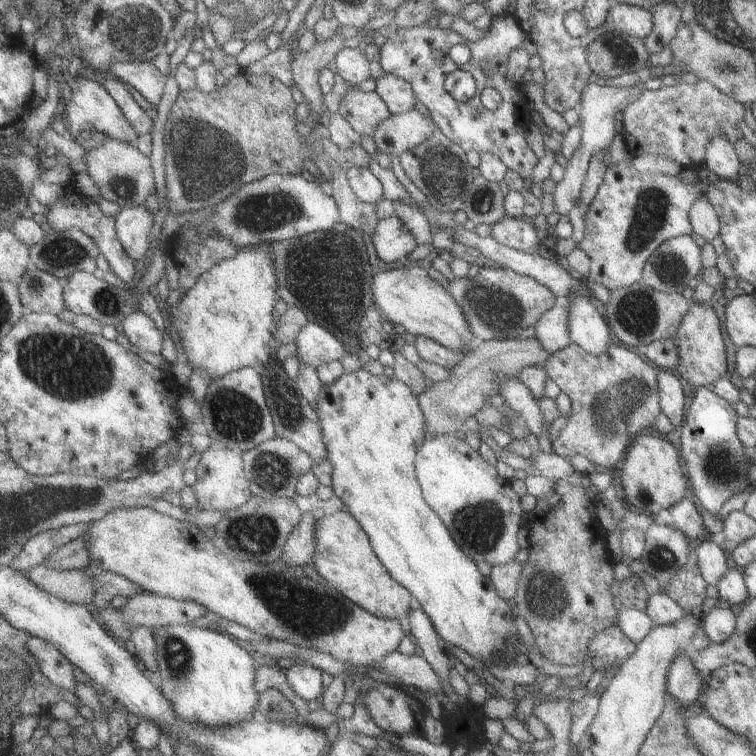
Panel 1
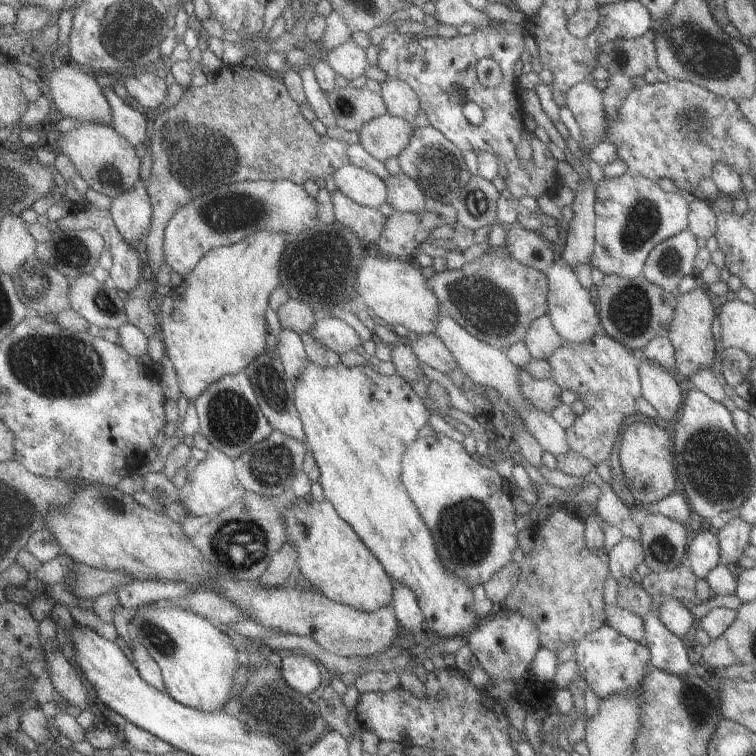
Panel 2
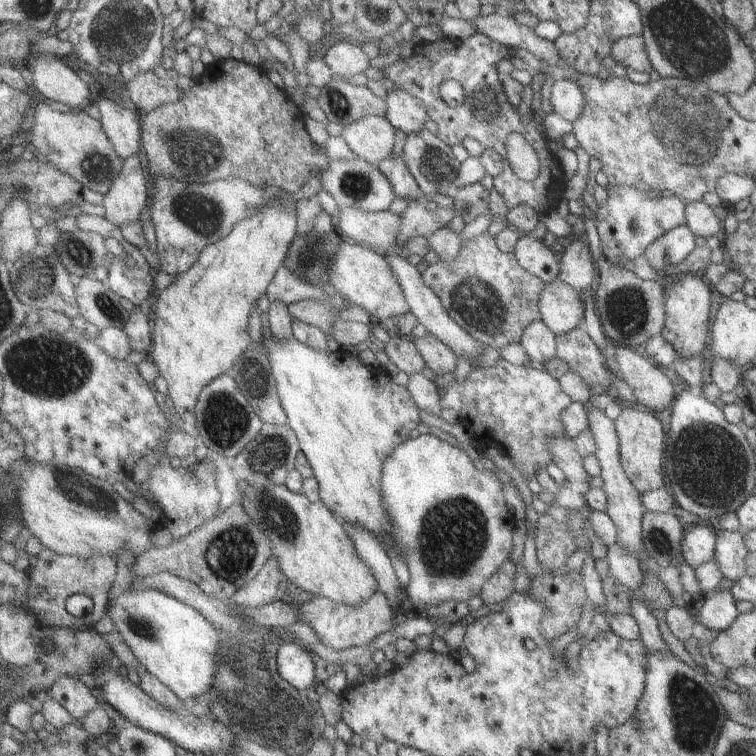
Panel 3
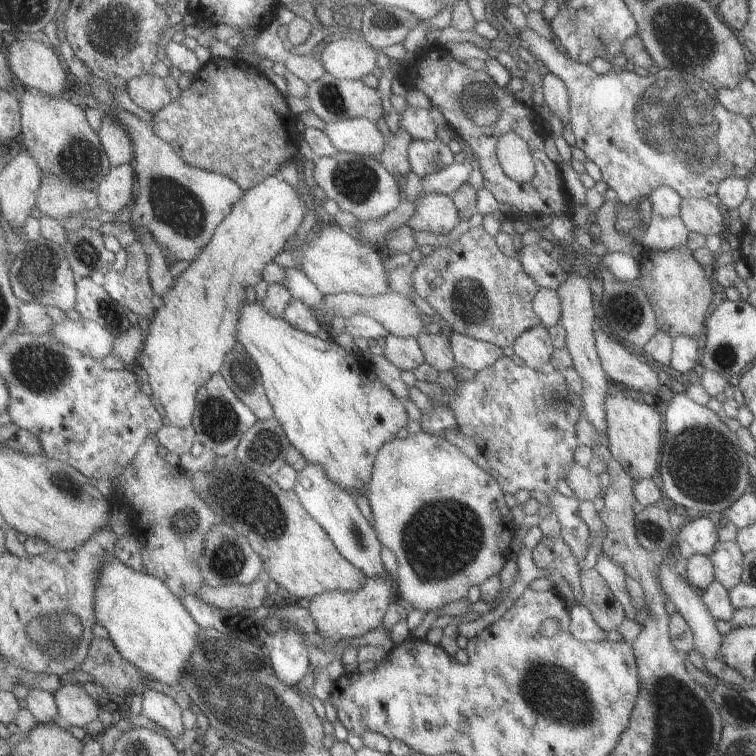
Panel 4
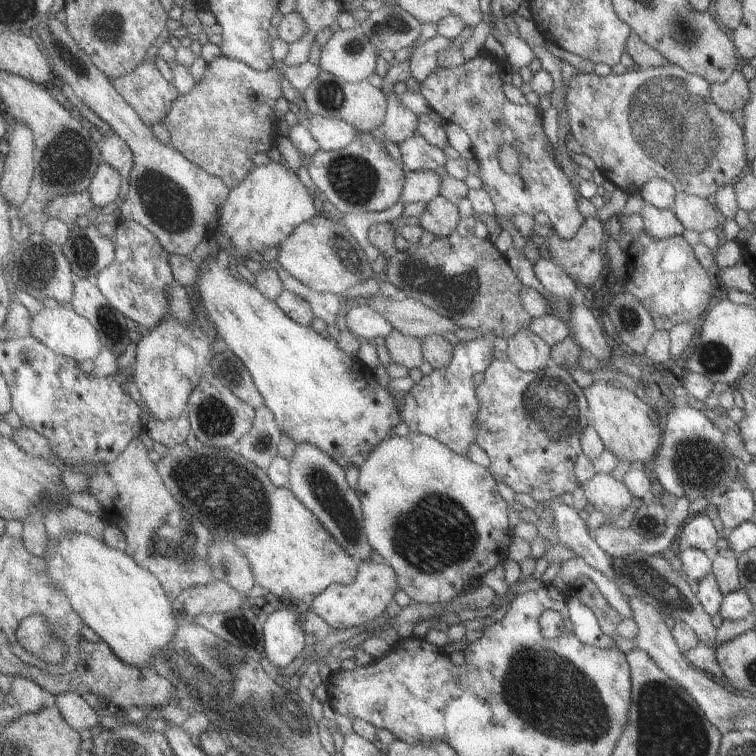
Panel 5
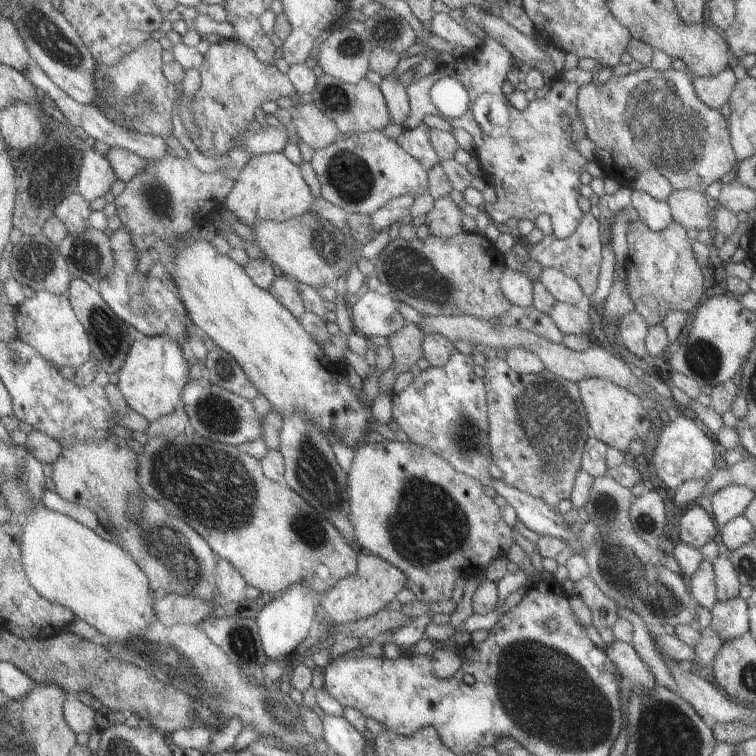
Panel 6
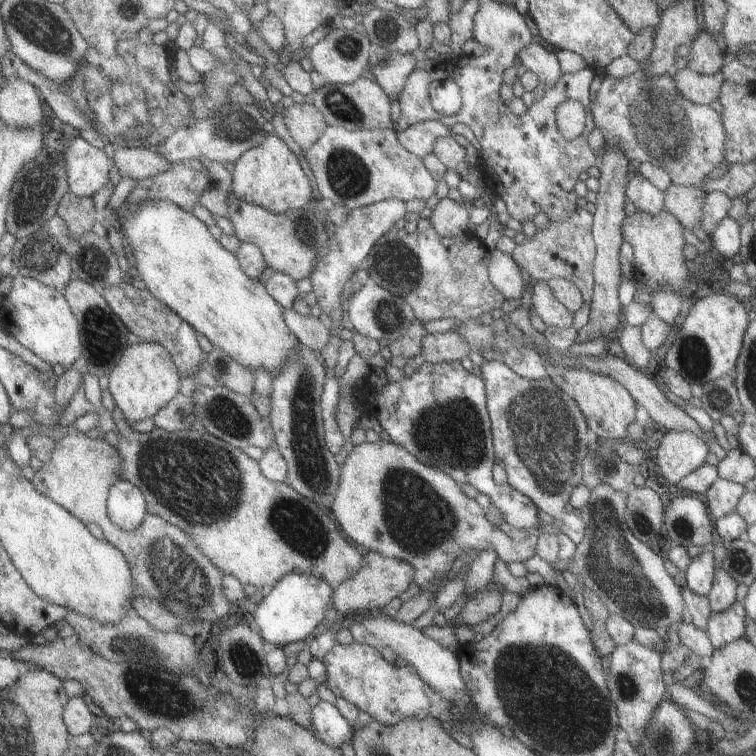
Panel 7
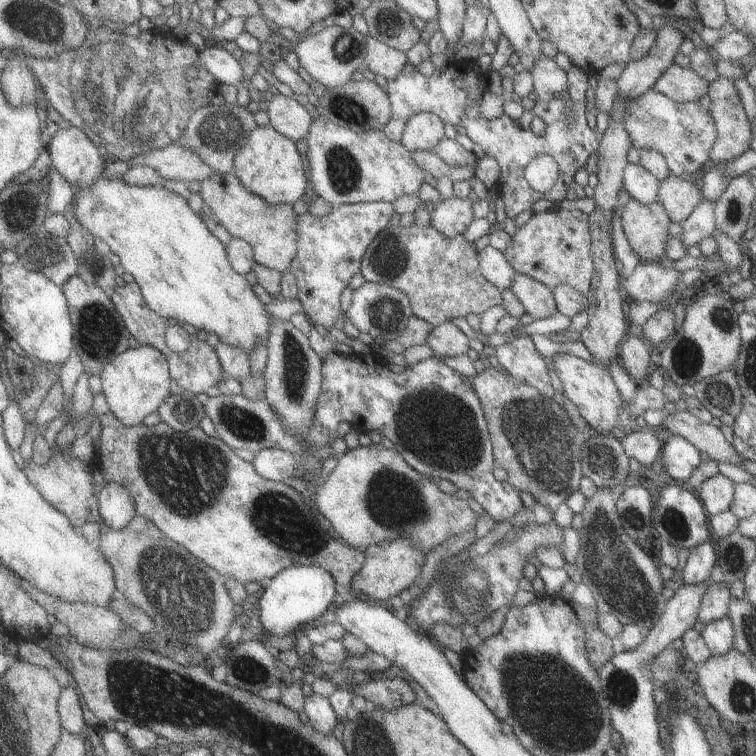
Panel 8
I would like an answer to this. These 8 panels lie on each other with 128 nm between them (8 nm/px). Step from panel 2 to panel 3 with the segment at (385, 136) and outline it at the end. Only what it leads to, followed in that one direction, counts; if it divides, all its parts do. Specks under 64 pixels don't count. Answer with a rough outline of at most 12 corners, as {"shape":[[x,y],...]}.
{"shape":[[369,115],[340,136],[357,156],[376,164],[393,154],[386,116]]}

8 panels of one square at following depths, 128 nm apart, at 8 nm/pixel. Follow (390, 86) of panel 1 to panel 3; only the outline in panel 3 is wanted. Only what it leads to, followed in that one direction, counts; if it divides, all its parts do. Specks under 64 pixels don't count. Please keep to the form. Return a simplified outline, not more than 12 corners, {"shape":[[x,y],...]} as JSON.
{"shape":[[401,88],[388,91],[386,117],[407,135],[424,128],[420,100]]}

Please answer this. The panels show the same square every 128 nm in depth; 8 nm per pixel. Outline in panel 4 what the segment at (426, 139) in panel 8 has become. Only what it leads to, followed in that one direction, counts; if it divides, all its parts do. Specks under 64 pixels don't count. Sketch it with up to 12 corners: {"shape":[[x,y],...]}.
{"shape":[[412,139],[411,172],[421,178],[455,162],[447,145]]}

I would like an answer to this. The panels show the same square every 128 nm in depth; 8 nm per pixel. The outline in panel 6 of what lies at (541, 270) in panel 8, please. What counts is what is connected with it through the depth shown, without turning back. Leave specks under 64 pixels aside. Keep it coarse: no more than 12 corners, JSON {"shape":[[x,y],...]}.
{"shape":[[582,212],[577,228],[523,243],[525,259],[575,280],[584,300],[601,260],[599,223]]}

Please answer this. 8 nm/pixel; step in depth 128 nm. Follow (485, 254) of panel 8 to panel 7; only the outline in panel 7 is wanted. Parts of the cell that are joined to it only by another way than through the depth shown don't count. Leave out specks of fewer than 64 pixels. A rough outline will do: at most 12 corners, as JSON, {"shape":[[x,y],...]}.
{"shape":[[489,250],[489,282],[505,300],[520,300],[526,278],[508,254]]}

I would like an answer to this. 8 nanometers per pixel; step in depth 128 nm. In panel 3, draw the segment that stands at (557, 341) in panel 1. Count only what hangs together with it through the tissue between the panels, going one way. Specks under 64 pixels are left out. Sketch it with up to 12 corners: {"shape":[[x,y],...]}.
{"shape":[[530,322],[518,342],[532,362],[554,357],[555,334]]}

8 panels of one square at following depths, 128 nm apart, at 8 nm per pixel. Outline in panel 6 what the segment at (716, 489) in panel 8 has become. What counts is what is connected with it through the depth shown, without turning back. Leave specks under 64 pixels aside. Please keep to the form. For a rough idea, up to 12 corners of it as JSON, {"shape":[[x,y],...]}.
{"shape":[[727,485],[709,496],[711,514],[725,526],[743,514],[753,490]]}

